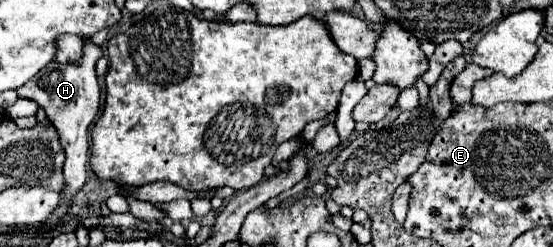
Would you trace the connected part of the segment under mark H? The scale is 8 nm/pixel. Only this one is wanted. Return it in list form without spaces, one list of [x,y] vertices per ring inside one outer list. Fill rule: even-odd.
[[[84,37],[84,55],[78,59],[78,63],[62,65],[58,61],[52,61],[42,69],[42,73],[34,75],[28,83],[24,83],[20,89],[16,89],[18,97],[36,101],[38,107],[48,115],[52,125],[56,127],[60,135],[60,143],[66,153],[66,163],[64,163],[64,179],[66,179],[66,189],[64,189],[64,199],[58,205],[58,209],[52,213],[48,219],[50,225],[56,225],[62,221],[62,215],[68,209],[70,197],[86,183],[86,159],[88,159],[88,129],[98,113],[100,107],[100,83],[96,77],[96,61],[102,57],[102,47],[94,45],[90,37]]]

